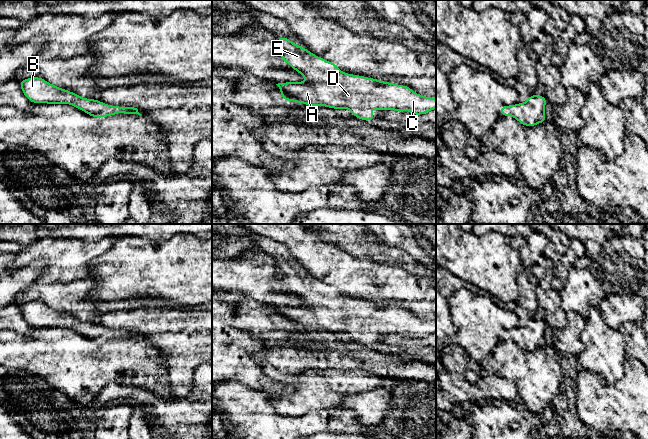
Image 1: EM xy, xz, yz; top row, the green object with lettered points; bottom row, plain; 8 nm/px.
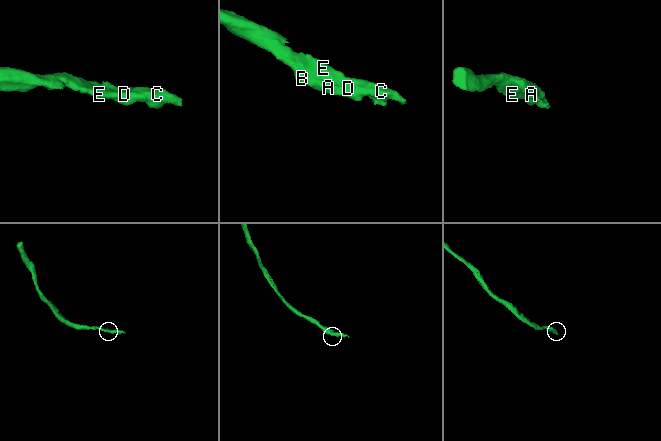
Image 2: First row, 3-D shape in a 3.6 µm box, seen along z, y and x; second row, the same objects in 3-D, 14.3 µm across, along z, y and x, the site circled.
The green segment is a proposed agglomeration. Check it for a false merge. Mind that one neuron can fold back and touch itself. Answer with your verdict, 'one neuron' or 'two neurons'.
one neuron

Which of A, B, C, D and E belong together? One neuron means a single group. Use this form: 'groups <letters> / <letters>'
groups A B C D E

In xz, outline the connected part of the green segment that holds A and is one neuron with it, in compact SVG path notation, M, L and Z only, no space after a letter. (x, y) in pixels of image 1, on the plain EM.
M278 261L281 278L280 282L289 290L304 300L307 306L283 306L276 308L281 315L281 323L296 327L305 327L308 331L326 330L332 333L349 333L352 340L363 345L372 345L376 342L375 337L366 337L365 333L389 334L403 336L408 334L412 339L422 339L436 333L436 323L415 317L409 310L396 307L383 306L378 303L352 299L342 296L339 291L327 285L301 269L294 268L286 261Z

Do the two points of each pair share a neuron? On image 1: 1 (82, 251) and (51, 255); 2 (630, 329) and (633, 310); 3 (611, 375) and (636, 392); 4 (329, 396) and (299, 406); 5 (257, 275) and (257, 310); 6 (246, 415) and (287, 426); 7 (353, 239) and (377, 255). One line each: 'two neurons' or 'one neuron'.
1: one neuron
2: two neurons
3: two neurons
4: one neuron
5: two neurons
6: one neuron
7: one neuron

